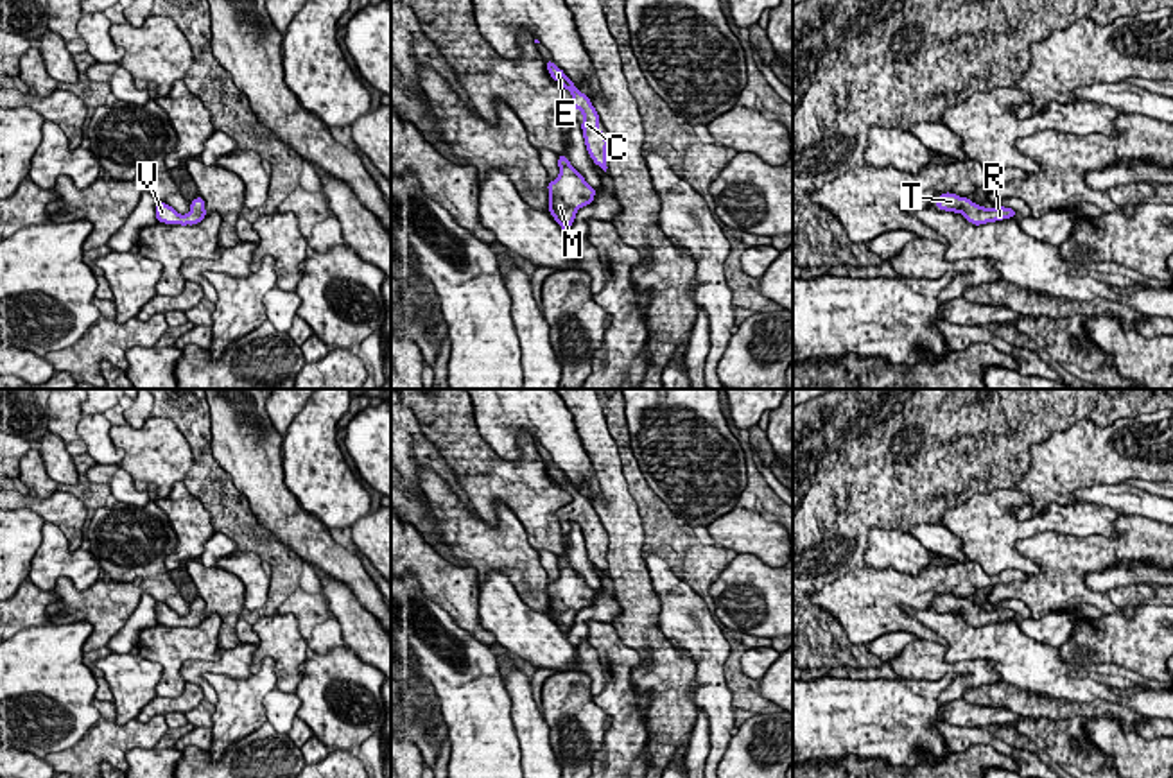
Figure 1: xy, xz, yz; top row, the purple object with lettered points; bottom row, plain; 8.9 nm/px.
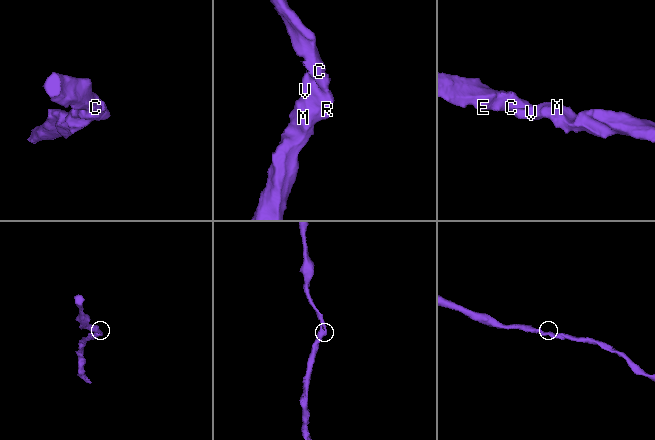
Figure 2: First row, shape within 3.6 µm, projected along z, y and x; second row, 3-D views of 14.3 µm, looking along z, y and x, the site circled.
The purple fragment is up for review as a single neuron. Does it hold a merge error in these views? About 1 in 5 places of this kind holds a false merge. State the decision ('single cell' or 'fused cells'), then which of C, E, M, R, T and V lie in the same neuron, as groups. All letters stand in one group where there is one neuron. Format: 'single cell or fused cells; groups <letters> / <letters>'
single cell; groups C E M R T V

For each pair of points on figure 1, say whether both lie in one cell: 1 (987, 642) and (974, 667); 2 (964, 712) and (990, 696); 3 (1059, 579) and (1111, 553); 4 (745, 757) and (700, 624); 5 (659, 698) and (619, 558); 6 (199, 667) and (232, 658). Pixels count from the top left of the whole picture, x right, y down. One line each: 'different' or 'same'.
1: different
2: same
3: same
4: different
5: same
6: same

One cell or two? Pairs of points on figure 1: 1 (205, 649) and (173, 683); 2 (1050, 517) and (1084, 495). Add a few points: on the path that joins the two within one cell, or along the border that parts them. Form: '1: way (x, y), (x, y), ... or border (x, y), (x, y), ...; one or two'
1: way (192, 649), (187, 649), (173, 664), (173, 671); one
2: border (1078, 502), (1111, 506), (1120, 513); two

